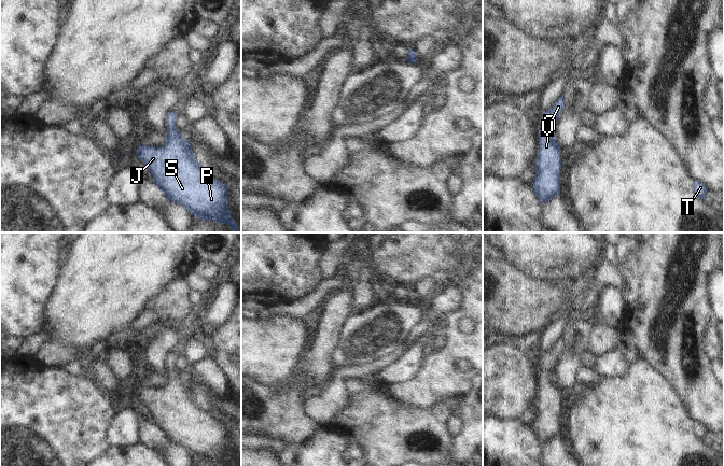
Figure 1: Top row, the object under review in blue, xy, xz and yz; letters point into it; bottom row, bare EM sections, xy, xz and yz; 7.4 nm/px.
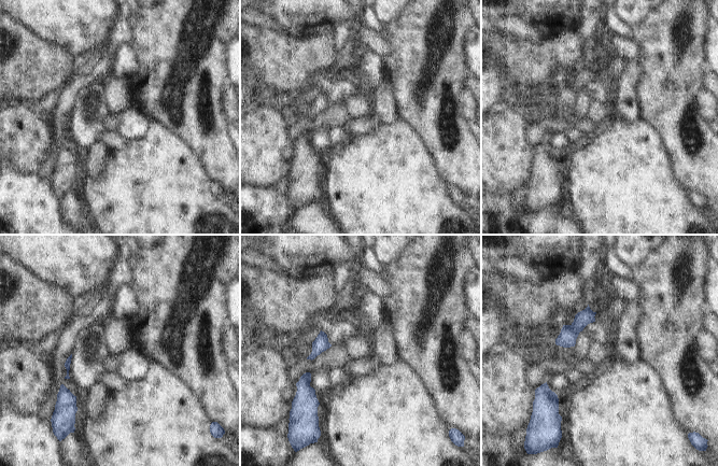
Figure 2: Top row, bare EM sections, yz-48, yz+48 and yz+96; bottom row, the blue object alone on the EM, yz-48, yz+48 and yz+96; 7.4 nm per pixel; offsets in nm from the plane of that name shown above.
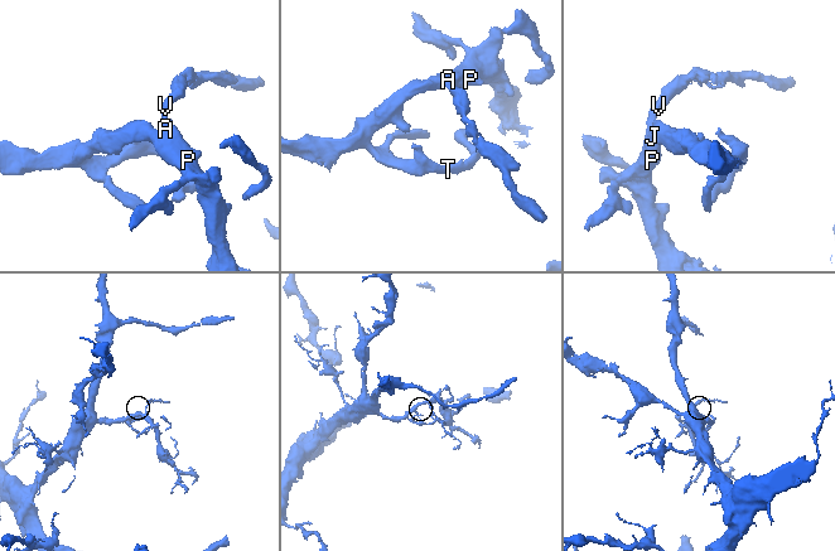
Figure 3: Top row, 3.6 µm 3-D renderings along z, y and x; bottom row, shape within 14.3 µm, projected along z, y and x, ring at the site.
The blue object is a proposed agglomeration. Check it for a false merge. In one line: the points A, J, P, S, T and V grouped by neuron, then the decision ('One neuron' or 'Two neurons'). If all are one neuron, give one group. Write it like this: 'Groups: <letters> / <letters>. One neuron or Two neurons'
Groups: A J P S T V. One neuron

